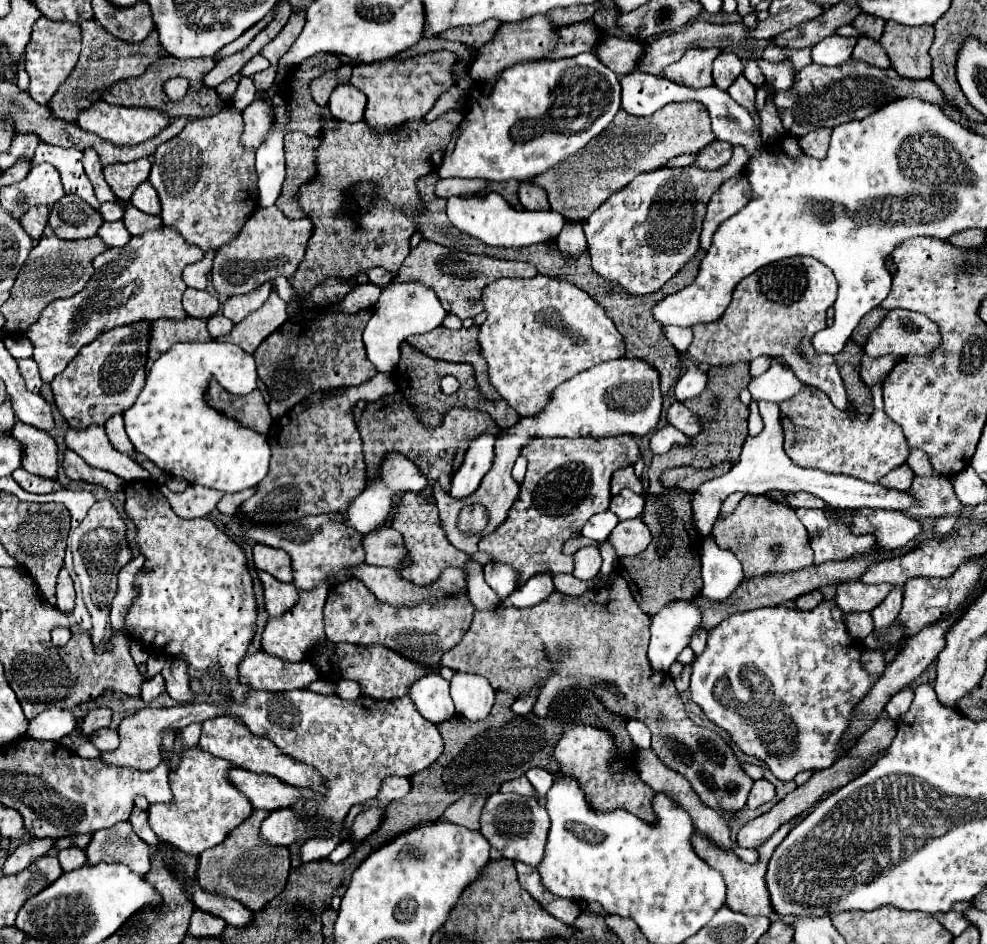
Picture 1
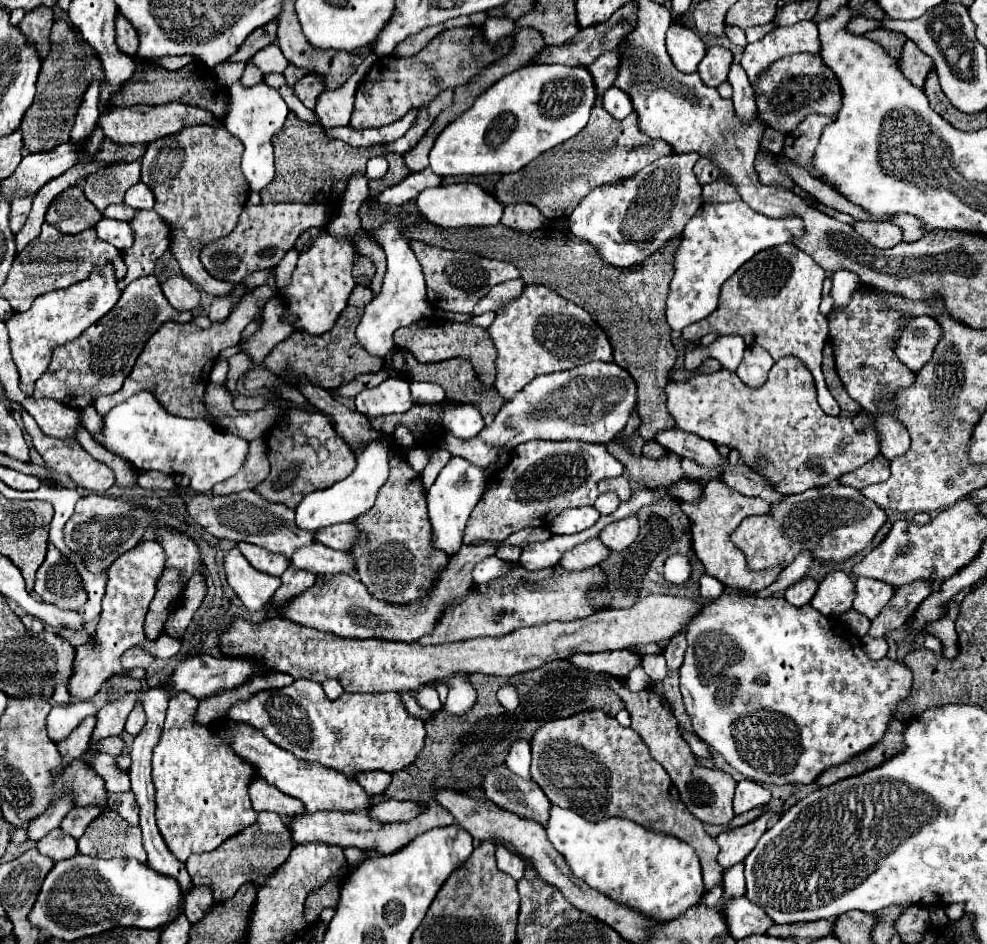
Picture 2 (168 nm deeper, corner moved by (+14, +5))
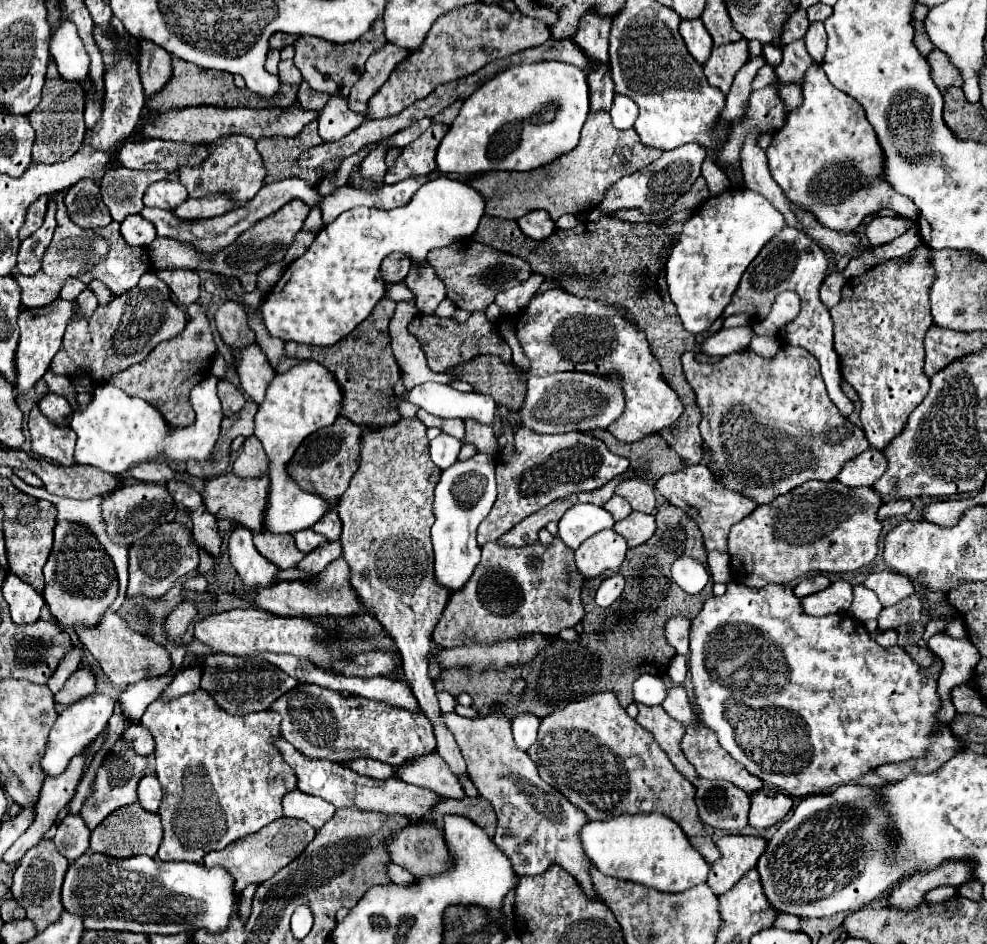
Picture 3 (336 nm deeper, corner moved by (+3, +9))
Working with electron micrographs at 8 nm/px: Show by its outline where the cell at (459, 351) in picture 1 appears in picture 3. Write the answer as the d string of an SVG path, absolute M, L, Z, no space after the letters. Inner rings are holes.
M473 312L465 324L451 322L449 318L437 318L429 314L417 314L409 324L407 330L411 336L415 336L427 356L427 364L435 372L447 372L449 368L455 368L461 362L471 360L477 354L495 354L499 358L505 358L505 362L511 362L511 348L507 342L497 336L493 324L485 318L485 312Z

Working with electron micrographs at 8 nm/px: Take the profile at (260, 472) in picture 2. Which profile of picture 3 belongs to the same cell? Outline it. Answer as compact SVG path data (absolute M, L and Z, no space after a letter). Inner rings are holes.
M255 436L245 438L243 450L241 450L241 454L237 456L237 460L233 464L233 470L241 476L247 476L247 474L249 476L255 476L255 474L267 476L265 468L267 468L267 458L265 458L261 442Z

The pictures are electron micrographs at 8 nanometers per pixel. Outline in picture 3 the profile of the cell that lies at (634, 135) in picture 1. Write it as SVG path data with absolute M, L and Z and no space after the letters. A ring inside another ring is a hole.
M609 112L589 114L579 144L549 166L531 172L487 172L469 184L485 200L485 216L519 220L533 210L545 210L553 222L563 214L581 214L601 204L607 190L623 176L633 174L661 156L661 150L645 148L635 130L615 130Z

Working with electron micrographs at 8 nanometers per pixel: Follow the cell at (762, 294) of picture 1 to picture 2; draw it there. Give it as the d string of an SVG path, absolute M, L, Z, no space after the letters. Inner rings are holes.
M780 244L756 254L748 260L728 282L722 286L718 308L700 322L694 322L682 330L682 340L698 342L706 334L716 336L742 336L748 346L762 346L774 362L786 356L796 356L812 372L818 404L830 414L838 416L840 408L830 394L822 376L822 348L828 340L828 318L818 312L822 302L822 284L826 272L794 244Z

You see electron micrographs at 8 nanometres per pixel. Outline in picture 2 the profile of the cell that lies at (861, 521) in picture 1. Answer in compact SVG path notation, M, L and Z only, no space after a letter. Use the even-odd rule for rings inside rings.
M832 484L824 488L810 488L802 494L790 494L780 504L774 504L770 514L746 518L732 534L732 542L746 554L752 570L790 564L802 550L810 550L818 560L840 562L868 548L886 518L886 512L864 498L860 490L844 484Z

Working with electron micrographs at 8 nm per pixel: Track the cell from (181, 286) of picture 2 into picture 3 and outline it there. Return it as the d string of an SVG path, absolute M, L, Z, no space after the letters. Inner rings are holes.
M163 268L157 270L157 276L169 286L177 304L189 306L199 298L199 276L195 270L185 268Z

